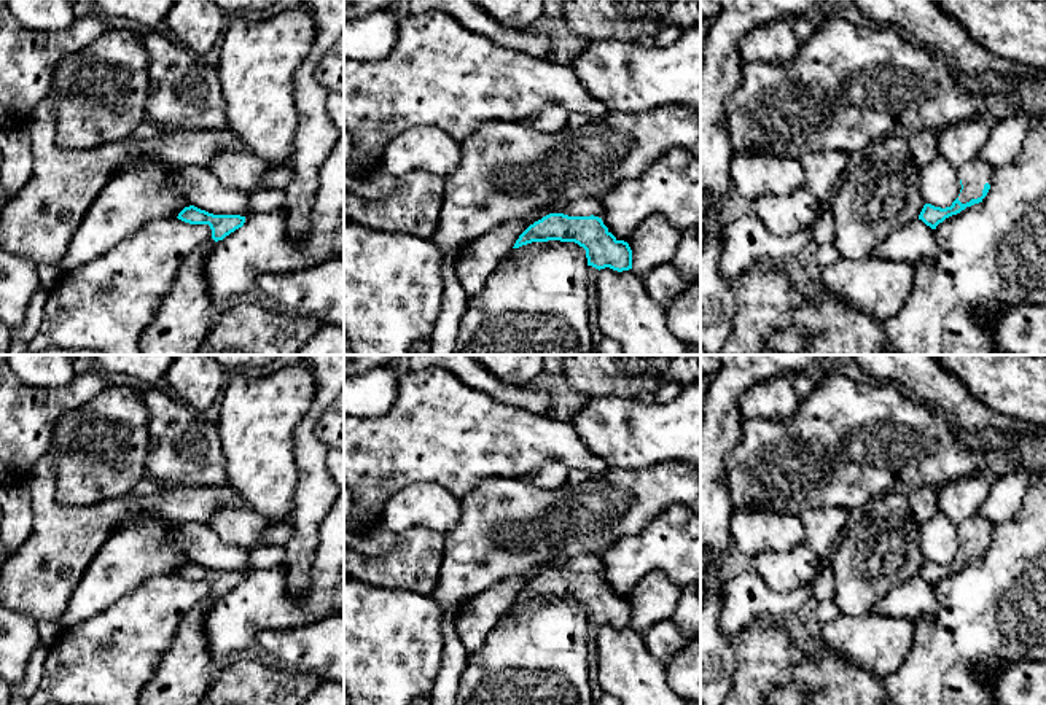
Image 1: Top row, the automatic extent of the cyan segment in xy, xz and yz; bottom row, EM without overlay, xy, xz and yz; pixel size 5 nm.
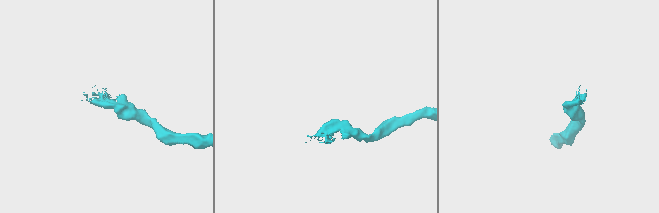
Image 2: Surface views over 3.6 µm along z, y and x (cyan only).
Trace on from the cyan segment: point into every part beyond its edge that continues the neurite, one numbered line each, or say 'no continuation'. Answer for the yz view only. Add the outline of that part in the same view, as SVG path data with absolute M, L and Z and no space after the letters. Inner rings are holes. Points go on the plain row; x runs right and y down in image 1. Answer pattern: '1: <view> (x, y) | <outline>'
1: yz (975, 530) | M979 514L958 524L958 532L963 541L963 546L958 552L962 560L970 559L982 552L984 541L992 538L993 525L981 517Z

